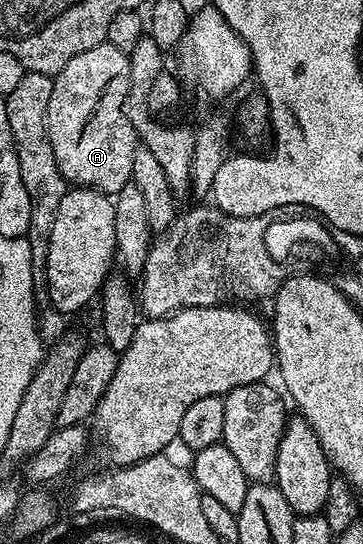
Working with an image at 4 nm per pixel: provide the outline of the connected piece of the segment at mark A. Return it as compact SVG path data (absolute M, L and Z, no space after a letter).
M105 43L96 47L88 47L88 51L80 51L54 77L54 86L52 87L52 99L48 99L48 135L52 143L52 155L56 155L56 167L64 175L64 179L71 186L85 187L87 189L99 189L101 193L107 195L117 195L126 185L131 184L130 176L132 175L132 155L136 155L139 147L138 136L132 127L132 123L126 114L126 100L128 99L128 87L130 86L130 58L127 53L120 51L116 47Z

